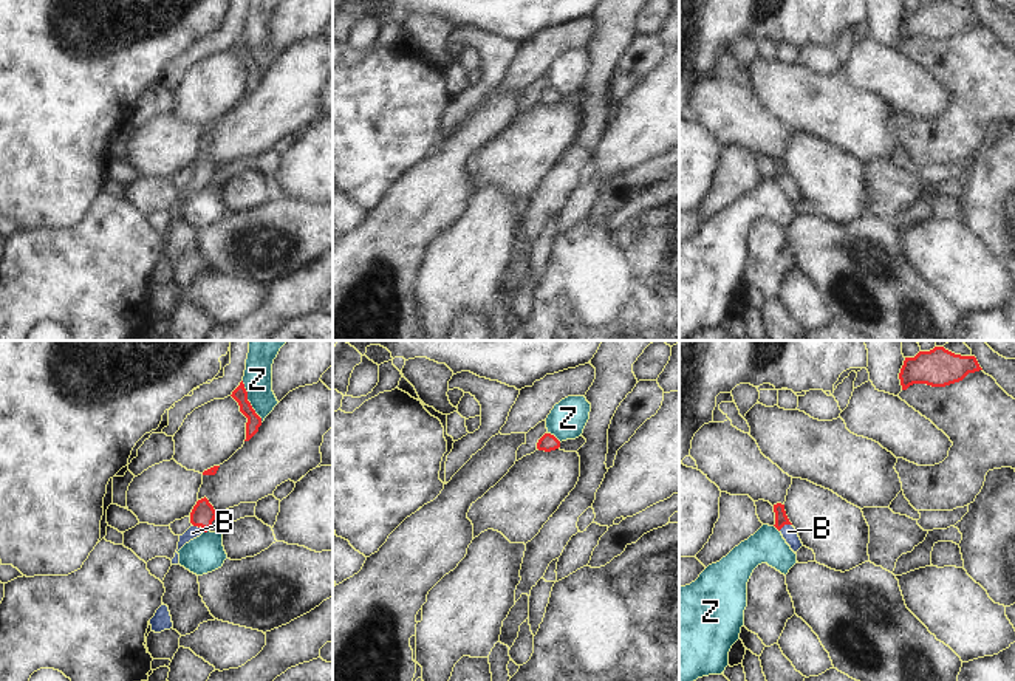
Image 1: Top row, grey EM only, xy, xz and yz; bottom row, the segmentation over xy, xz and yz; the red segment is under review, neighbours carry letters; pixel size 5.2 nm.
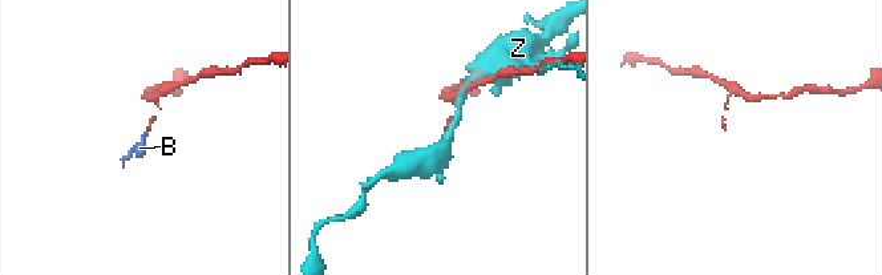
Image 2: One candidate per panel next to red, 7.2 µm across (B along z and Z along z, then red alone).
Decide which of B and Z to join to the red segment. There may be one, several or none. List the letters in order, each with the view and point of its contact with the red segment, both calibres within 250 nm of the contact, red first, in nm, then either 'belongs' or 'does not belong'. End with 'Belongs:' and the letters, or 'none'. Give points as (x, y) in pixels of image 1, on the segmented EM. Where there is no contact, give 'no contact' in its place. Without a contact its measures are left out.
B: xy (198, 527) | 120/70 nm | belongs
Z: xy (248, 401) | 80/150 nm | does not belong
Belongs: B

